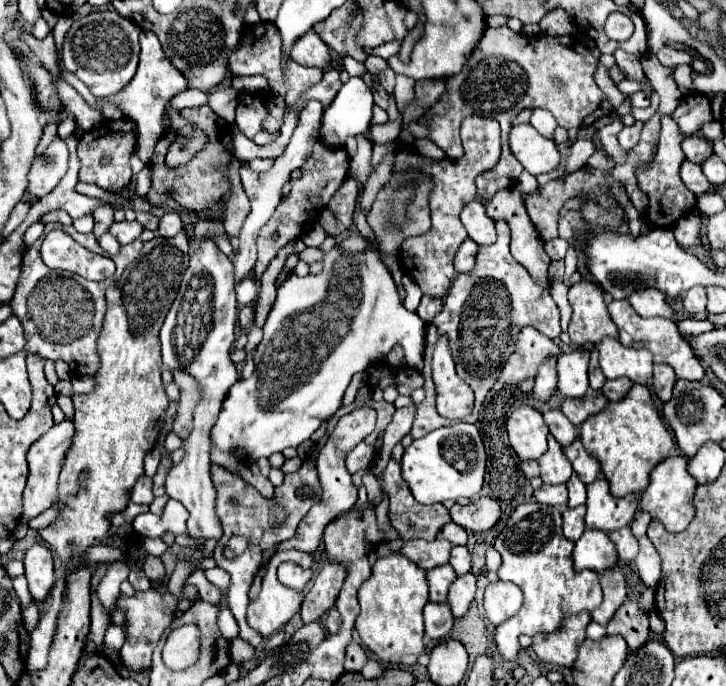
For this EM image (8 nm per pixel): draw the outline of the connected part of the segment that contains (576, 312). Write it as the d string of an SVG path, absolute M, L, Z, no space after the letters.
M594 281L574 283L568 291L572 319L568 335L574 345L598 343L604 337L616 337L618 329L606 309L602 289Z

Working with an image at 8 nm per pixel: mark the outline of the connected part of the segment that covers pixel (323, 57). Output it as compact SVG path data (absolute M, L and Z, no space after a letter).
M310 29L304 33L292 47L290 47L290 57L306 67L324 67L330 59L330 49L328 45Z

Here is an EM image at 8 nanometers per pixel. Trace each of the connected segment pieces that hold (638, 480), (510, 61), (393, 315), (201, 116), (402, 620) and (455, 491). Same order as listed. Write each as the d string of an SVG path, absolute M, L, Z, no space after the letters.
M634 385L620 401L610 401L600 413L588 417L580 429L580 441L600 461L600 467L616 497L640 493L650 485L650 471L674 453L674 439L666 429L652 393L646 385Z
M502 25L496 29L488 29L472 57L462 67L462 71L446 81L444 97L436 103L436 107L428 111L428 117L424 117L422 123L428 125L428 139L436 143L450 159L460 159L464 155L460 143L460 123L464 117L484 115L496 119L500 124L500 163L488 175L478 177L476 187L480 199L492 199L494 193L508 189L508 183L512 187L524 169L522 163L510 153L508 144L512 119L522 109L546 107L556 117L558 125L564 129L582 127L594 119L594 111L600 109L604 93L594 81L598 59L594 59L592 53L586 49L586 45L576 43L576 39L568 35L550 37L540 33L528 37Z
M344 235L324 253L322 263L322 273L286 279L286 287L278 287L278 297L264 323L264 339L254 351L256 369L250 379L232 385L218 421L212 427L212 445L226 453L240 453L244 463L256 463L260 457L270 457L286 447L298 447L310 439L312 433L342 407L344 391L354 373L368 371L380 363L392 347L400 345L404 349L408 367L422 367L426 323L420 321L416 313L406 311L398 285L382 261L378 239L374 237L374 241L370 241L364 235Z
M202 105L198 109L188 109L182 113L184 119L188 119L190 123L198 125L204 133L206 133L206 143L202 147L202 151L198 151L186 165L180 165L176 169L170 169L166 165L166 159L164 159L164 151L162 151L162 141L174 141L176 139L176 131L168 131L164 133L164 137L156 143L156 151L154 151L154 157L150 161L150 171L152 171L152 187L148 191L148 199L152 205L158 205L160 201L166 201L166 189L172 187L174 189L174 199L184 207L184 209L190 209L190 211L204 211L204 209L210 209L212 205L218 203L218 197L225 195L230 189L230 181L220 173L220 165L226 165L230 159L232 159L232 127L228 127L224 123L222 127L222 121L220 117L208 107L208 105Z
M400 553L382 557L374 563L370 579L362 583L358 601L360 615L356 619L356 631L362 643L382 663L414 665L420 653L424 653L422 609L428 603L426 571L416 567L416 563L404 559Z
M454 423L430 431L426 437L412 441L402 457L402 477L408 483L414 499L424 505L444 503L446 499L476 497L484 483L486 451L476 425Z

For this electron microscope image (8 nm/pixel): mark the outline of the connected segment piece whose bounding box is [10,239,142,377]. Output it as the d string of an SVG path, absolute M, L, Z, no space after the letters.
M38 239L26 249L16 293L10 303L14 315L20 319L24 327L26 351L52 359L52 361L58 361L58 359L66 361L70 365L70 373L76 377L96 375L100 367L100 359L96 353L96 339L98 339L104 311L106 311L104 291L110 285L114 285L120 279L126 265L132 259L136 259L136 255L142 249L142 241L136 239L134 243L122 247L118 255L112 255L112 261L116 263L116 273L112 279L106 279L100 283L86 281L76 273L49 269L42 261L40 247L41 243Z

